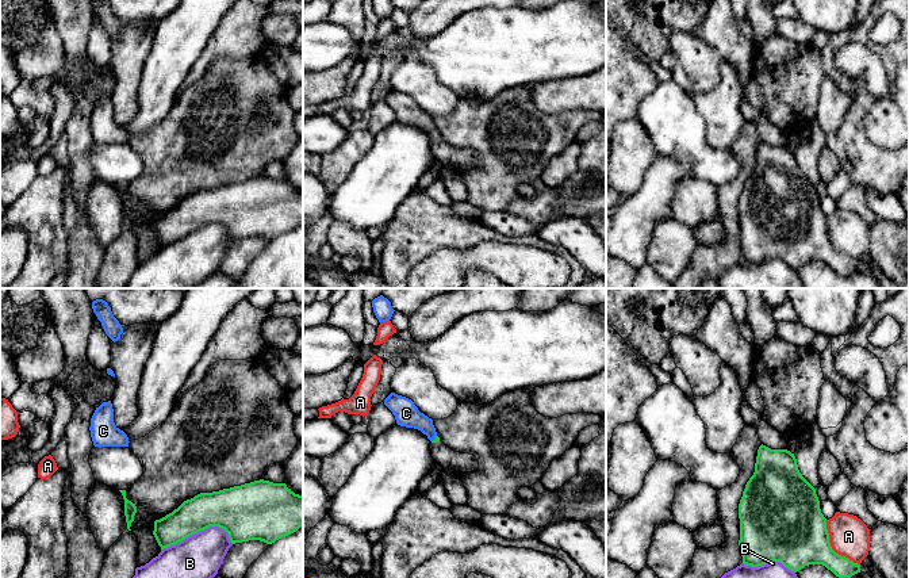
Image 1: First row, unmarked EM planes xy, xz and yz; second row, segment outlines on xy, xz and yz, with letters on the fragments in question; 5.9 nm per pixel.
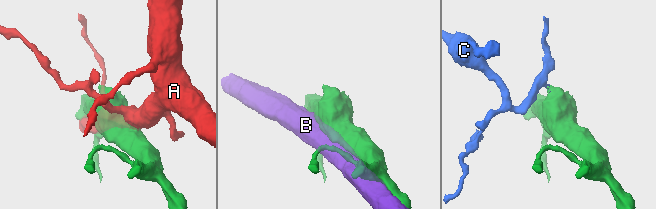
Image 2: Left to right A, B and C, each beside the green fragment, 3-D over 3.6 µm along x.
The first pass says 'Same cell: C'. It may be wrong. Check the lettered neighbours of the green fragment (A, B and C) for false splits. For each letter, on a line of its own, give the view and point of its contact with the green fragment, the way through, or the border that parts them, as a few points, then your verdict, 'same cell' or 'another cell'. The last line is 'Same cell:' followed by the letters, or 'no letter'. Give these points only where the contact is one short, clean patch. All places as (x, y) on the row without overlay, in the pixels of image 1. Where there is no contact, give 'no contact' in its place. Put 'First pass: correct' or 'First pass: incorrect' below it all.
A: contact yz (831, 245); another cell
B: contact xy (199, 228); another cell
C: contact xz (436, 136); way xz (437, 136), (436, 136), (406, 110); same cell
Same cell: C
First pass: correct

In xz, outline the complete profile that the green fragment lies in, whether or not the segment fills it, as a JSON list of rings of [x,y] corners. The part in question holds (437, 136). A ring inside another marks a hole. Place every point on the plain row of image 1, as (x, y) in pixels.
[[[391,89],[384,96],[384,102],[395,112],[398,122],[421,127],[432,139],[440,138],[433,116],[421,110],[411,96]]]

